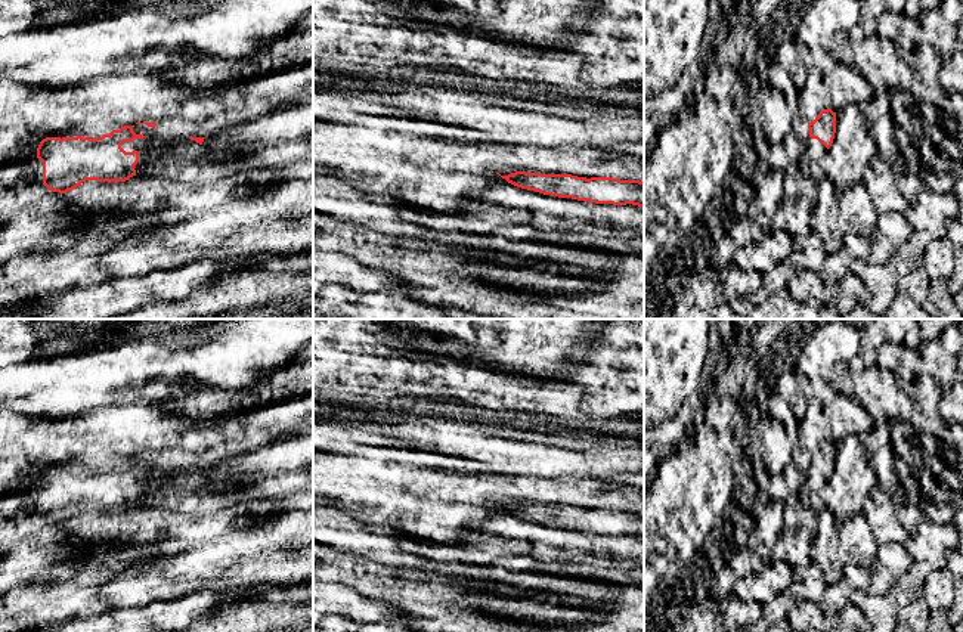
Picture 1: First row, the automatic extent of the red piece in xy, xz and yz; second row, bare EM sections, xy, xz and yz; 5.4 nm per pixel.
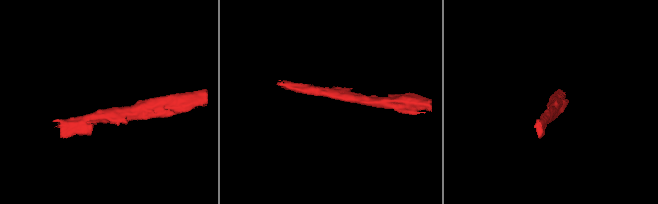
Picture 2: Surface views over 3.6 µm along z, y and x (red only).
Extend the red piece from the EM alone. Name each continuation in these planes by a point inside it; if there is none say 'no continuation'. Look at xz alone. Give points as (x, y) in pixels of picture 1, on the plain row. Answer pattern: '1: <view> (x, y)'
1: xz (582, 492)

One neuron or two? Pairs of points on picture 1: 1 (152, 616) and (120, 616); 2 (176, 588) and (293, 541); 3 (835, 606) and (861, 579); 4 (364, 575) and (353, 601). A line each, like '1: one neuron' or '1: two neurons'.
1: one neuron
2: one neuron
3: one neuron
4: two neurons

